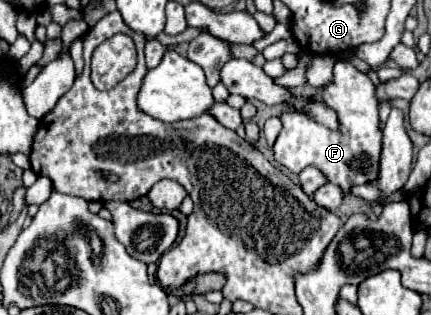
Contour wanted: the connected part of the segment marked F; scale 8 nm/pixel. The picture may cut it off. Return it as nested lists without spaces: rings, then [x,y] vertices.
[[[338,60],[334,64],[334,80],[326,86],[318,88],[320,98],[316,94],[310,98],[312,102],[322,102],[332,108],[338,116],[338,128],[330,130],[304,110],[284,110],[280,114],[282,130],[274,142],[274,158],[278,164],[288,168],[294,174],[300,174],[306,166],[318,168],[328,182],[336,184],[346,196],[352,186],[370,184],[378,178],[378,164],[382,152],[382,130],[378,118],[378,98],[376,86],[372,80],[358,72],[346,60]]]

